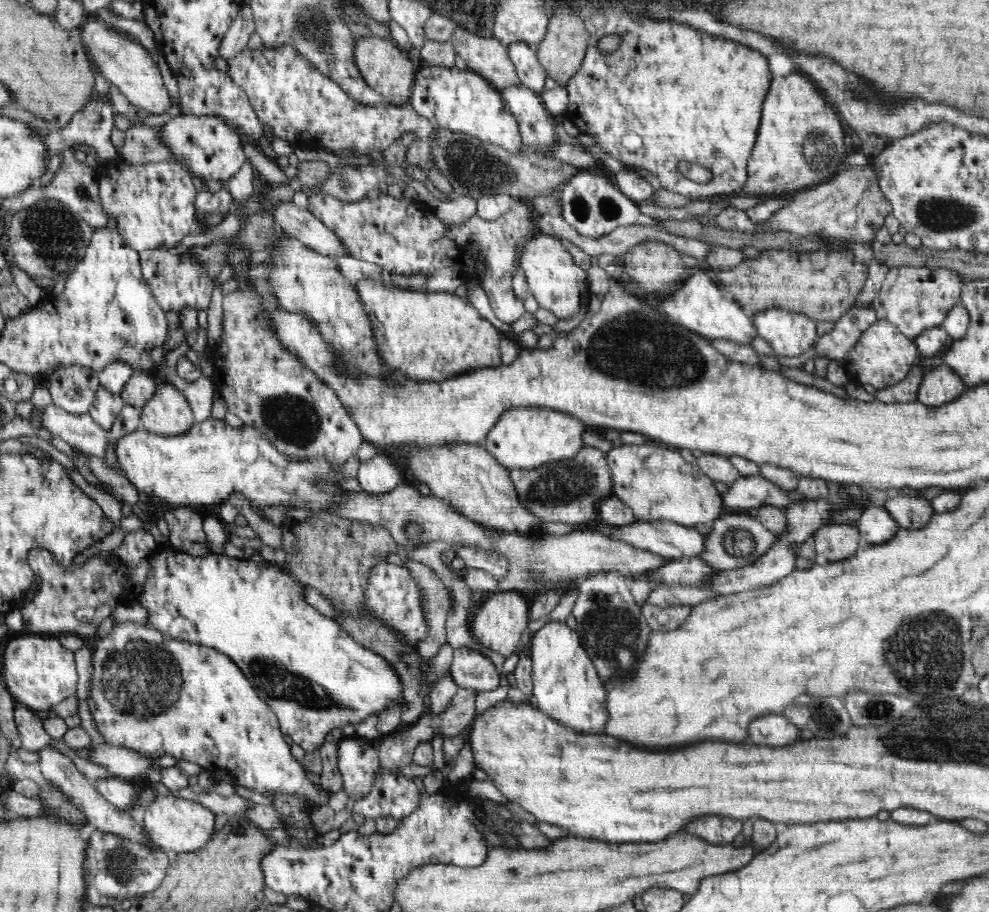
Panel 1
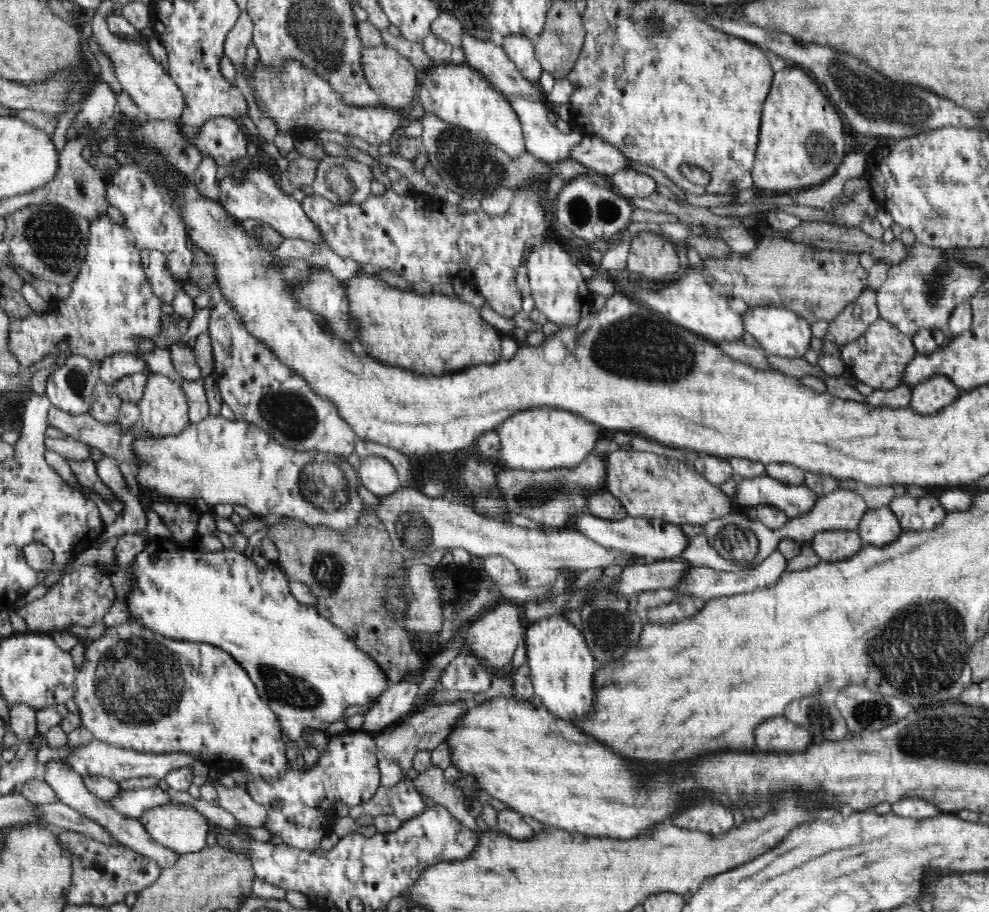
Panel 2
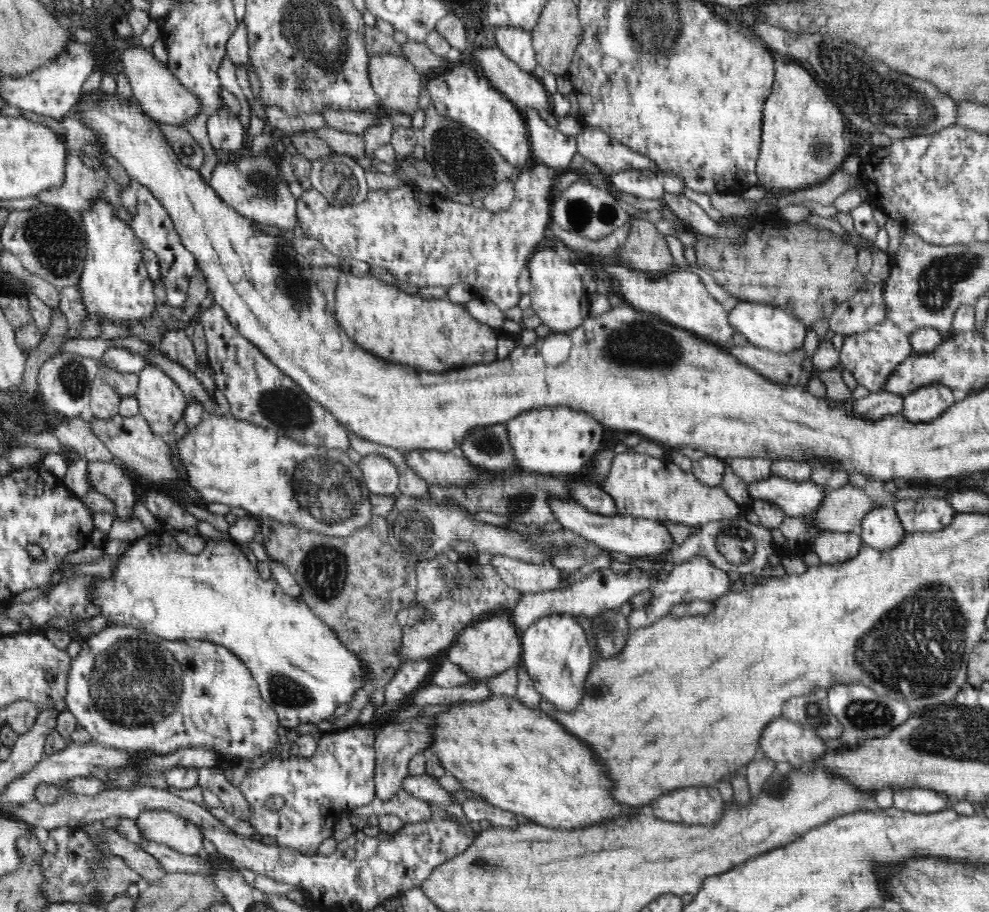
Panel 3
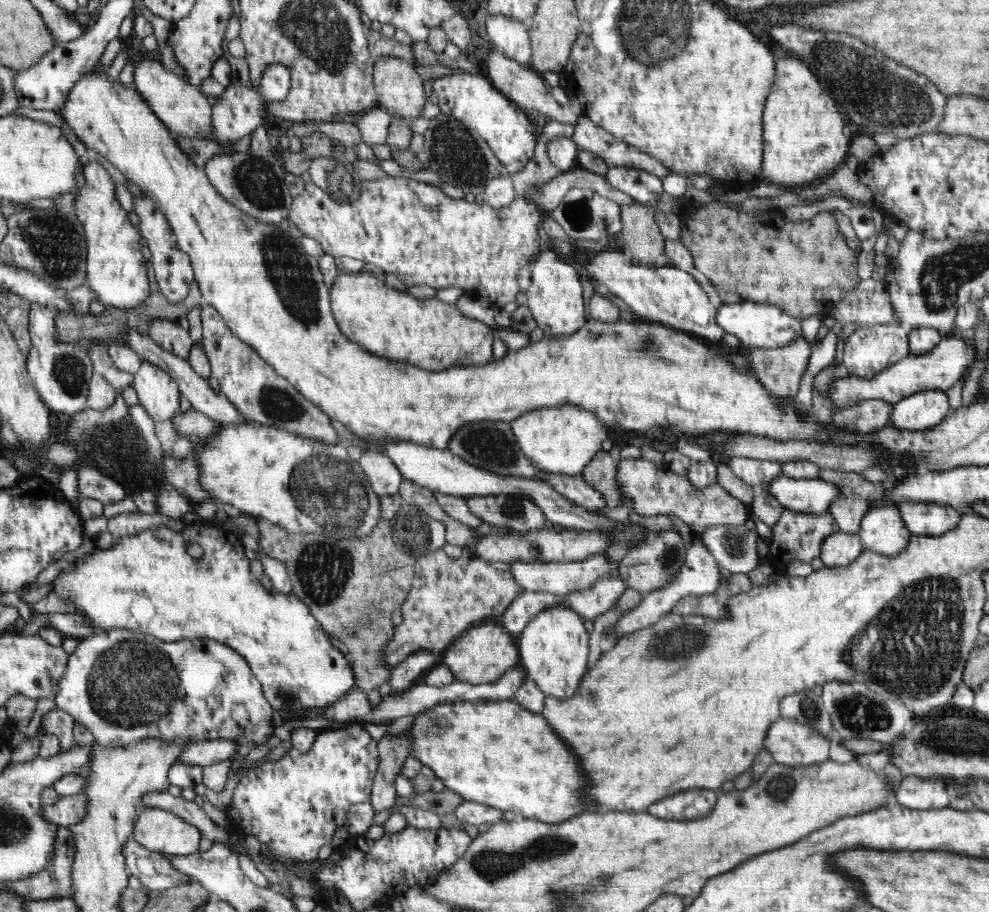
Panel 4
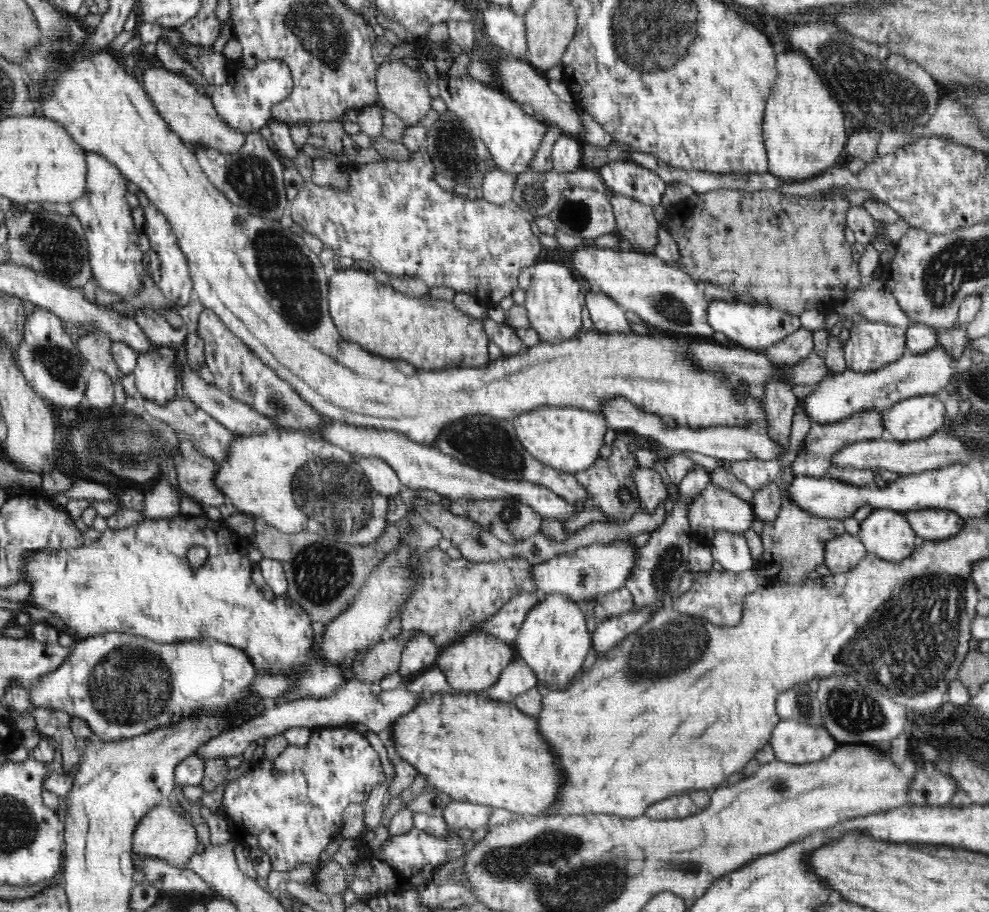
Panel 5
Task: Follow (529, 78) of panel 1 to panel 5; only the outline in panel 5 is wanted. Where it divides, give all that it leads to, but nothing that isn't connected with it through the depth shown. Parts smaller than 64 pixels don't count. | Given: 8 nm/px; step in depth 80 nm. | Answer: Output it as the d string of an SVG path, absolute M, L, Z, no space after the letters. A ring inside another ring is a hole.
M492 2L484 10L482 22L491 40L498 49L510 57L523 60L527 53L525 19L510 7L498 6Z

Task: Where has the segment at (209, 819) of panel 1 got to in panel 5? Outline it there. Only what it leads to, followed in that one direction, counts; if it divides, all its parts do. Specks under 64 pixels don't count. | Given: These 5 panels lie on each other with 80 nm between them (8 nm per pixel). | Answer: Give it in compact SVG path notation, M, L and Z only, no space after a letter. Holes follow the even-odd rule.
M162 802L158 806L150 808L142 816L134 831L131 851L133 854L161 858L174 868L188 869L190 858L196 854L198 844L196 829L194 829L191 820L173 811L170 804Z

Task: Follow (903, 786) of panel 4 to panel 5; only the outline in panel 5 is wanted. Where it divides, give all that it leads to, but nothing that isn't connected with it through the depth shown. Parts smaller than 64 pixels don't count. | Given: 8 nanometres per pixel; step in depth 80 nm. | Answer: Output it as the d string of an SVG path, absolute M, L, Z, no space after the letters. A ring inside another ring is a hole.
M918 767L908 788L908 802L919 805L950 804L957 780L938 768Z

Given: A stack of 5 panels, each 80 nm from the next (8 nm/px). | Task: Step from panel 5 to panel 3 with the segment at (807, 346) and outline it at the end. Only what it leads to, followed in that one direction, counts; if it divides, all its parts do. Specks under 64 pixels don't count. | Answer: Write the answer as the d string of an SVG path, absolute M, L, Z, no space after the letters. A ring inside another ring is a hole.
M728 344L727 351L742 364L757 371L770 382L798 386L802 376L802 362L806 358L803 347L789 353L778 353L756 345L737 346Z

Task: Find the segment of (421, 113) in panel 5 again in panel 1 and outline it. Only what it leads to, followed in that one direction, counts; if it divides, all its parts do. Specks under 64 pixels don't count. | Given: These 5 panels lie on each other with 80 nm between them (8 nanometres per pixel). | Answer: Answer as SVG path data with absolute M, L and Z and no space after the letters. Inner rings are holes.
M370 35L371 37L354 38L354 63L362 78L375 92L381 95L383 102L392 105L409 105L411 103L411 89L414 82L416 70L414 64L406 54L384 38Z

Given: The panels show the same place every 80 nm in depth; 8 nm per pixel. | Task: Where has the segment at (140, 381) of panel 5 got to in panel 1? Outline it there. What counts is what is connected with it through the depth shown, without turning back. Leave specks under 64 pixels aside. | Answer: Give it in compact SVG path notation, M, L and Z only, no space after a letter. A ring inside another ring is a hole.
M168 380L156 383L155 393L141 406L141 428L151 434L182 435L194 424L191 406Z

